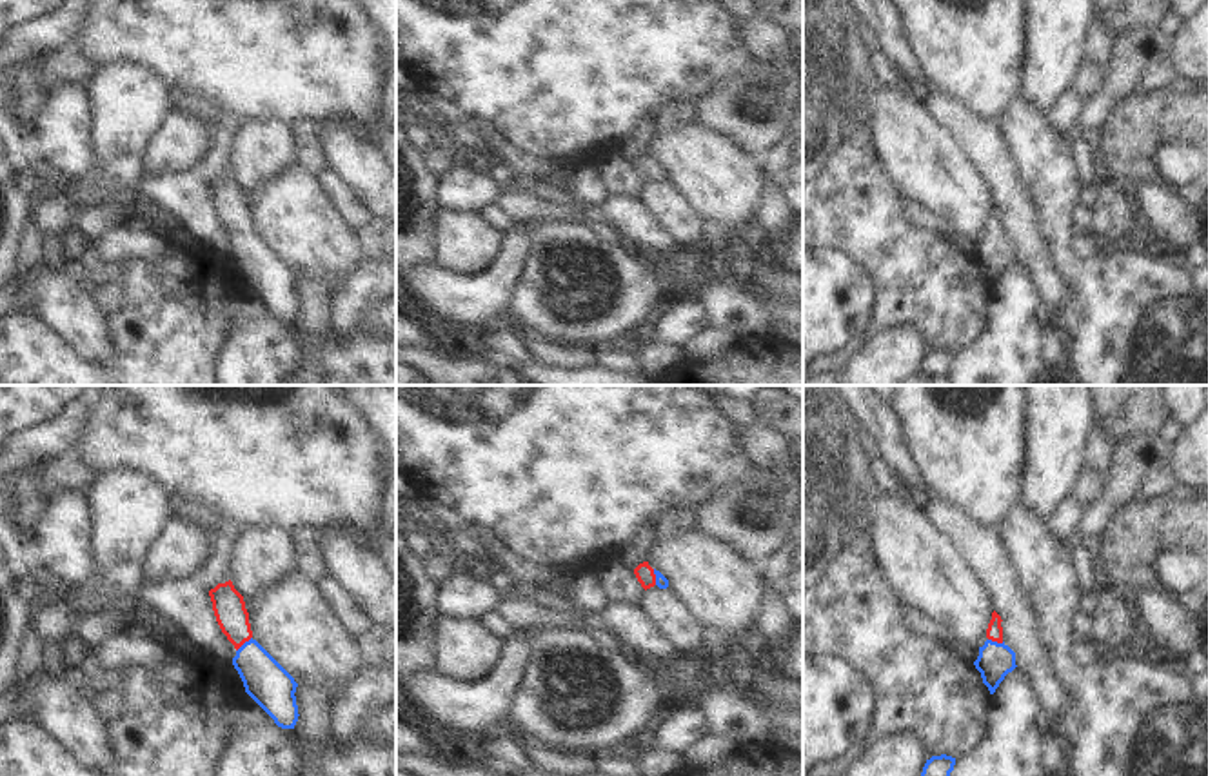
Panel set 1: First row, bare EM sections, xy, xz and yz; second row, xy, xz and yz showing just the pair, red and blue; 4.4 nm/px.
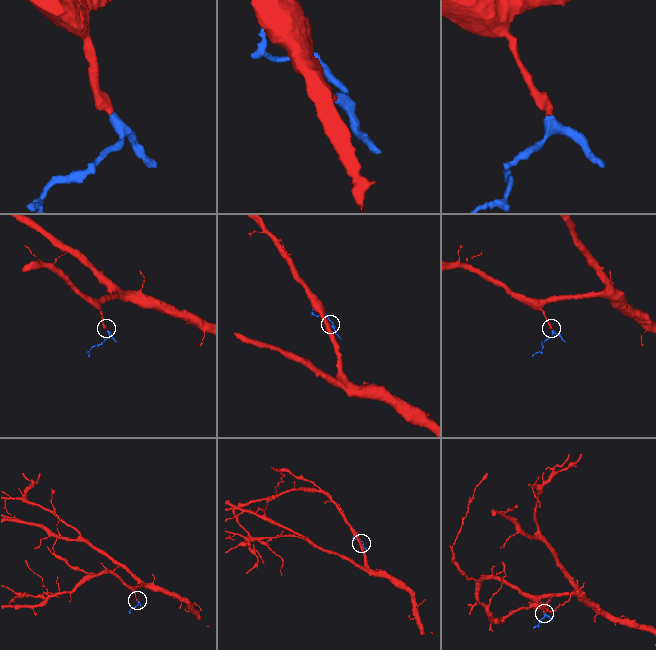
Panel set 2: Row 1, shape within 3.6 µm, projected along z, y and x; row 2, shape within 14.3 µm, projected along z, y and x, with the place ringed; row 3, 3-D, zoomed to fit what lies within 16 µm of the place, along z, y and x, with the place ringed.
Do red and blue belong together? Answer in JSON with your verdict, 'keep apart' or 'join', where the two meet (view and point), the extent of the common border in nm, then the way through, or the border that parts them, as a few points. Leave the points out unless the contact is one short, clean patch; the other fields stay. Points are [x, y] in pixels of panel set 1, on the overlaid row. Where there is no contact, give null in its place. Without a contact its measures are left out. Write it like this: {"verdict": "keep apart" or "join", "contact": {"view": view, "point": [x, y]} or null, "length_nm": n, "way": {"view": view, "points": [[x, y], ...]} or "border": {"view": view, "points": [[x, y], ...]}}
{"verdict": "join", "contact": {"view": "xy", "point": [244, 642]}, "length_nm": 100, "way": {"view": "xy", "points": [[227, 604], [244, 642], [264, 678]]}}

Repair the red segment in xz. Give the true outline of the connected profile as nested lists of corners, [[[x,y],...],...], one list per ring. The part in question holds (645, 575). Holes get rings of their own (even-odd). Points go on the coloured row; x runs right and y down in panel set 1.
[[[649,562],[639,563],[634,569],[634,574],[645,591],[654,585],[658,585],[659,589],[668,587],[668,580],[659,571],[652,569]]]

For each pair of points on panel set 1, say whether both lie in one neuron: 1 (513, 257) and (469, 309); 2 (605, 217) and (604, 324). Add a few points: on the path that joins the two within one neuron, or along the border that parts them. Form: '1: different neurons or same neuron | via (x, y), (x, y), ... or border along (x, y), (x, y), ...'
1: same neuron | via (505, 269), (482, 297)
2: different neurons | border along (593, 218), (616, 240)

